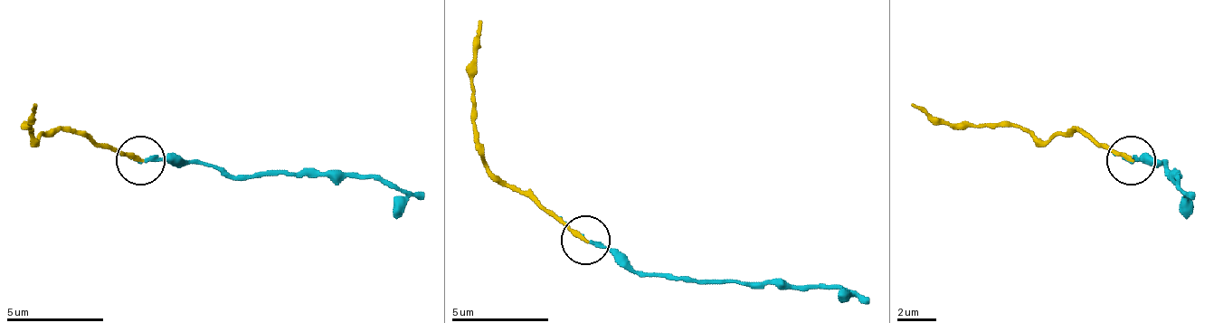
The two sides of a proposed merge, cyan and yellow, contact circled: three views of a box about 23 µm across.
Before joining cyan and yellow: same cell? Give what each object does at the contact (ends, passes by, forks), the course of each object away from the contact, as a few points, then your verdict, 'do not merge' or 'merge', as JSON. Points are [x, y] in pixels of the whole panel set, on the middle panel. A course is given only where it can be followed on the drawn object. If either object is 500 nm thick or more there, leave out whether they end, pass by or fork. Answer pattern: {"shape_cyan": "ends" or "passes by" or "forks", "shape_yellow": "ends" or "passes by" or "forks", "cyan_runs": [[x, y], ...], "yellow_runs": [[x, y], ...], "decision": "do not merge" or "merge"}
{"shape_cyan": "passes by", "shape_yellow": "ends", "cyan_runs": [[587, 241], [645, 275], [675, 280], [825, 284], [869, 304]], "yellow_runs": [[587, 241], [514, 192], [479, 153], [470, 61], [479, 22]], "decision": "merge"}

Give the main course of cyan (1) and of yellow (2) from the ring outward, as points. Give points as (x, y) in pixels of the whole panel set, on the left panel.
1: (142, 159), (200, 164), (230, 174), (380, 174), (424, 193)
2: (142, 159), (69, 130), (34, 139), (30, 125), (25, 125), (34, 106)

